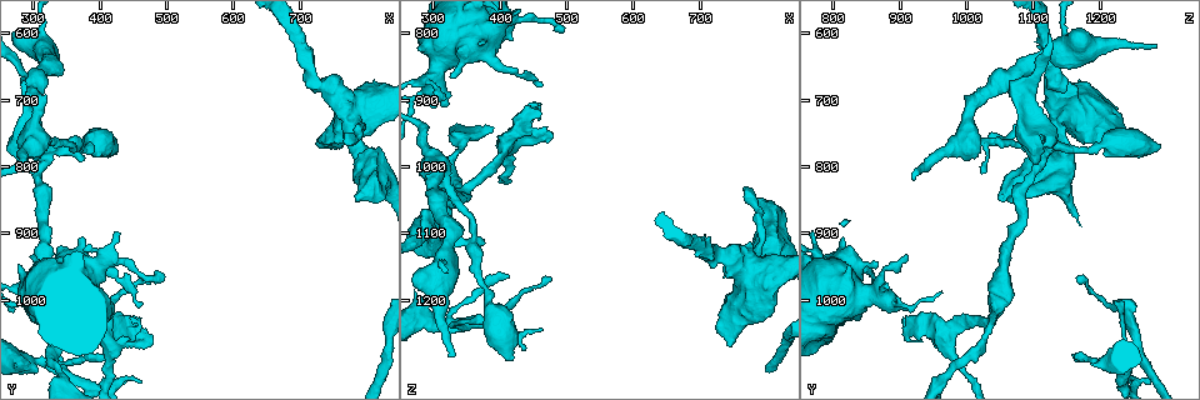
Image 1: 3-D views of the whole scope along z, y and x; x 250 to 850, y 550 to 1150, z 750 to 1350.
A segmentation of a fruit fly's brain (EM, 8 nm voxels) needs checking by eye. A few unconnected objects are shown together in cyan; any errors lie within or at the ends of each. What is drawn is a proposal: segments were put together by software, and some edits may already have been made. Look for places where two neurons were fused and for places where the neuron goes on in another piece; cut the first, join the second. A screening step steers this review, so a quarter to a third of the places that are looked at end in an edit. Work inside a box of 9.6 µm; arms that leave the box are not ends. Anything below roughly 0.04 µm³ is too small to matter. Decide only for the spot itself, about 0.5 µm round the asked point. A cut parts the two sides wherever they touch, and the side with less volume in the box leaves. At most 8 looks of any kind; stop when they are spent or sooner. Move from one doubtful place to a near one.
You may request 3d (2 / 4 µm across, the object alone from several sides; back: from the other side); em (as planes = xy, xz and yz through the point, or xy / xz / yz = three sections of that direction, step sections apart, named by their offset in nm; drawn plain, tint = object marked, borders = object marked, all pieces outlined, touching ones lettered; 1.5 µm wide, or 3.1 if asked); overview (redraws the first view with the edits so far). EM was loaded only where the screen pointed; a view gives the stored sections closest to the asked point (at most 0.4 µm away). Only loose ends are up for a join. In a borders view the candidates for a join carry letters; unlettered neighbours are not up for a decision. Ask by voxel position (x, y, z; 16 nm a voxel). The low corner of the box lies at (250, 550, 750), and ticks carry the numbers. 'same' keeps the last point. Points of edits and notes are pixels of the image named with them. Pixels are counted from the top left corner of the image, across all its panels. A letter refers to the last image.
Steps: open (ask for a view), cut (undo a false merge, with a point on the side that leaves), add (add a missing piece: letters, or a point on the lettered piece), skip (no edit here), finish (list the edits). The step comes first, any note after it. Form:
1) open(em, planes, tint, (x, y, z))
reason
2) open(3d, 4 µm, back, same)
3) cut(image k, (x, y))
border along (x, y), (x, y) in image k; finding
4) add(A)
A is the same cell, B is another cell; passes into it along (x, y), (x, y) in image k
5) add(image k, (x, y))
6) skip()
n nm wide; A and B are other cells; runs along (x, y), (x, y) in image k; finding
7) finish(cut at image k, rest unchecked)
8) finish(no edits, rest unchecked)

open(3d, 4 µm, (780, 725, 1145))
sudden change in width

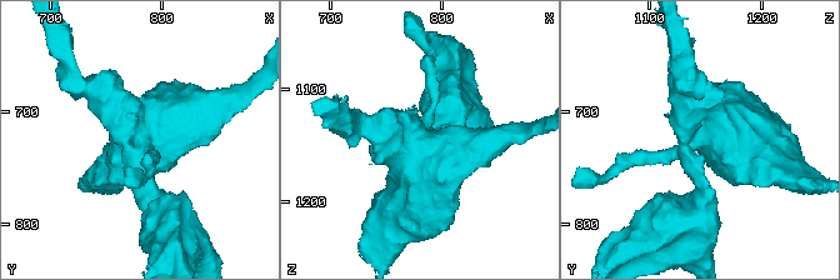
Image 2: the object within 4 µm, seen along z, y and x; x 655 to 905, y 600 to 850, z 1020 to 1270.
open(em, planes, plain, (782, 728, 1140))
now the EM

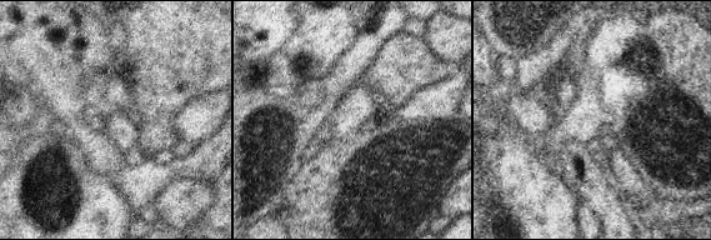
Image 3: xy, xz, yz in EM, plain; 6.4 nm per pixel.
open(em, planes, borders, same)
see the neighbours

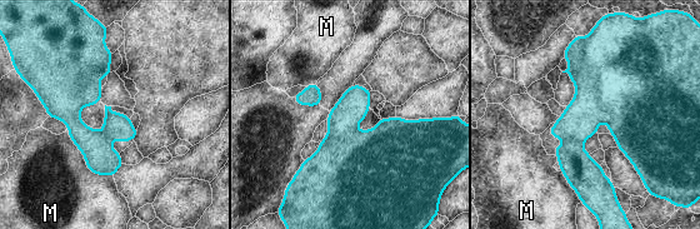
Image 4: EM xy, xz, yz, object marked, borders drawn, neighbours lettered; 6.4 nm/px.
cut(image 4, (616, 74))
M is another cell; border along (585, 38), (583, 56), (573, 81) in image 4; two neurons meet here

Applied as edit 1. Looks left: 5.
open(overview)
redraw

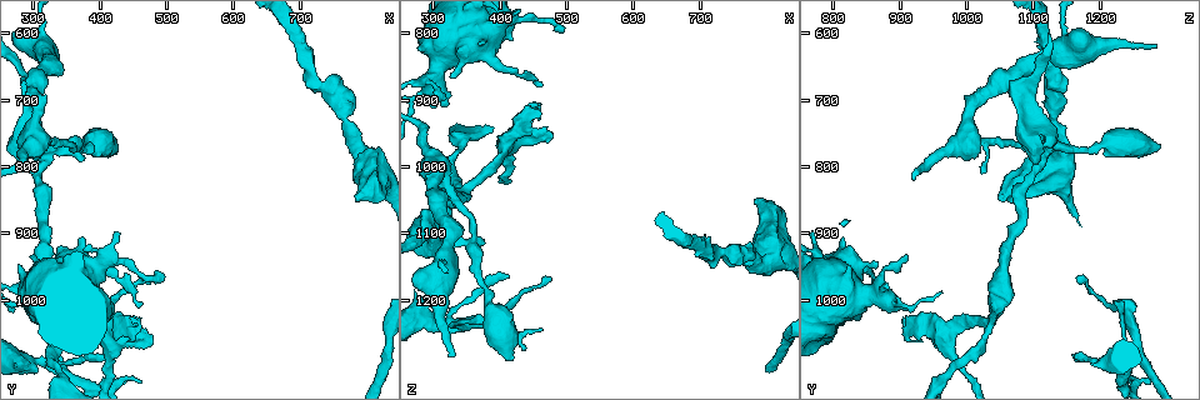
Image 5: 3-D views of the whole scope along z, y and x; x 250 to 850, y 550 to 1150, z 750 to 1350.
open(3d, 4 µm, (485, 960, 795))
an open end

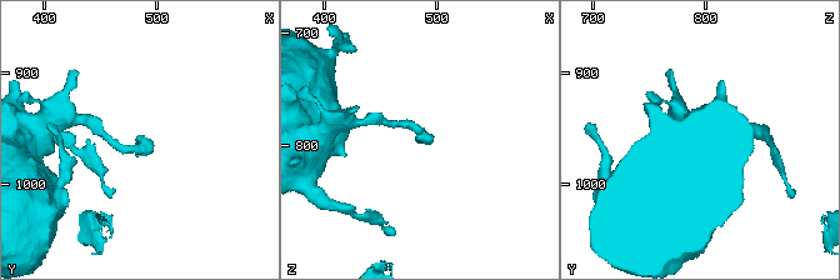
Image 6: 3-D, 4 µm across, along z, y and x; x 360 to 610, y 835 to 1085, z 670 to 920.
open(em, yz, step 4, tint, (480, 958, 792))
now the EM

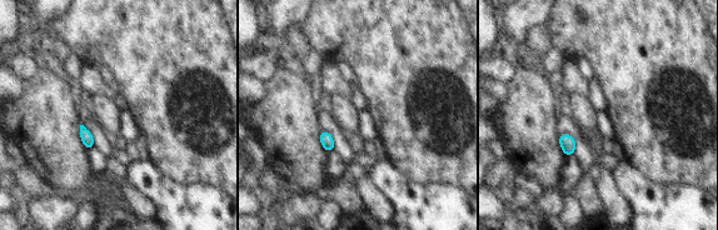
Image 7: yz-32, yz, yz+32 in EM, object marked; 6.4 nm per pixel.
open(em, planes, borders, same)
cut it another way

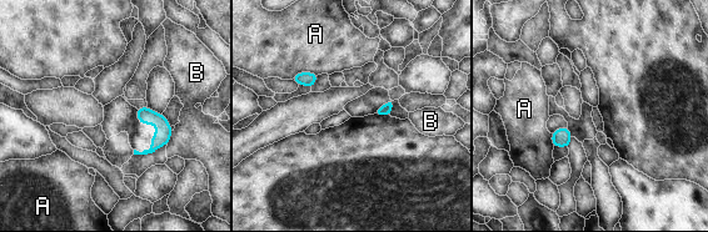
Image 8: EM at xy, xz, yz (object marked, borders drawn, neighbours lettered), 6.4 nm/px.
skip()
A and B are other cells; border along (173, 131), (166, 144) in image 8; no lettered piece goes on from it

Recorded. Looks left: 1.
finish(cut at image 4, rest unchecked)

